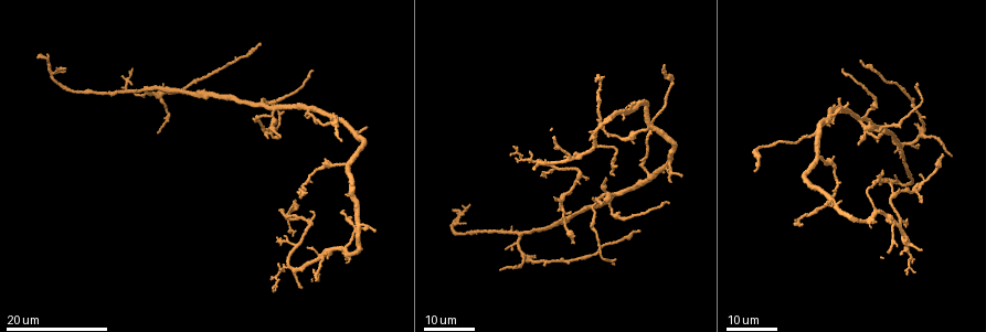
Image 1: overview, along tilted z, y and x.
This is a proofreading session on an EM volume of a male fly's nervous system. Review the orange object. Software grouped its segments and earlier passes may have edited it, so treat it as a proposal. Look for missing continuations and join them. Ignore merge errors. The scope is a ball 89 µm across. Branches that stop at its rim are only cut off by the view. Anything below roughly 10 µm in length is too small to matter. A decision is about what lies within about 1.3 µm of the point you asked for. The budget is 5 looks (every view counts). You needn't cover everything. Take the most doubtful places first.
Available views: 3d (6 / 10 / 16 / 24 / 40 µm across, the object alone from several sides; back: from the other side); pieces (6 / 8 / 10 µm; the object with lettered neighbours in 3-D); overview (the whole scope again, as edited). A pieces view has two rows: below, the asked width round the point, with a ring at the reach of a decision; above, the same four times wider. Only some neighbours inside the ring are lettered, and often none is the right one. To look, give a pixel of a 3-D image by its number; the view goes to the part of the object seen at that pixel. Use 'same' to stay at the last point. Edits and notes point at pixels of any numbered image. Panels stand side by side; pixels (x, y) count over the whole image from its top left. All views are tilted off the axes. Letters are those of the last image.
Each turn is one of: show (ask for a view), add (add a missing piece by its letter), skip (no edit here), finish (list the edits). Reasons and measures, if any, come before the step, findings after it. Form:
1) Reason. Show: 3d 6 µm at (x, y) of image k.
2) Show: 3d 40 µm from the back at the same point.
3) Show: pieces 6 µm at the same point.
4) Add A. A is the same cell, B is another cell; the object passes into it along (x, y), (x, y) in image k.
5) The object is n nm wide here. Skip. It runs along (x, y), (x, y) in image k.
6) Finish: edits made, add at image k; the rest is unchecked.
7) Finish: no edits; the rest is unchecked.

Free end. Show: 3d 16 µm at (597, 75) of image 1.

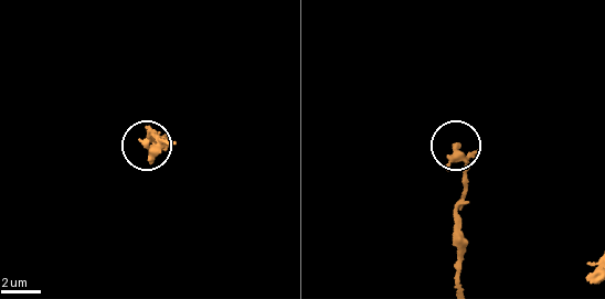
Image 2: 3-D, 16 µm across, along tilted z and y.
What lies round it. Show: pieces 8 µm at (143, 141) of image 2.

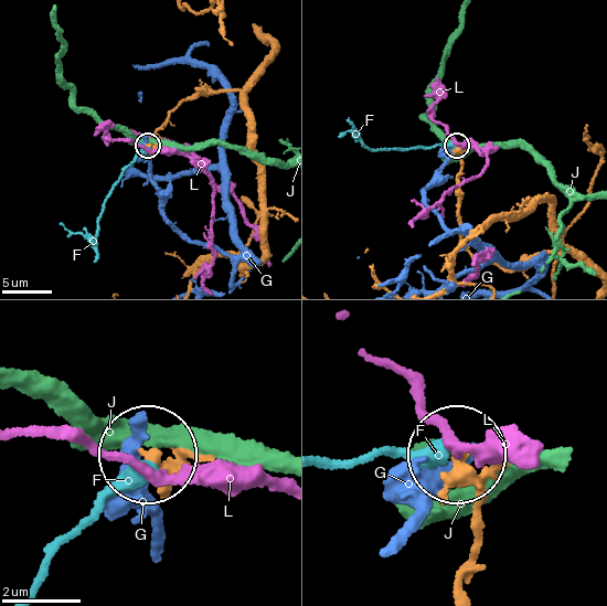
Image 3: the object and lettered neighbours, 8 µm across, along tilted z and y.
The object is 240 nm wide here. Skip. F, G, J and L are other cells; no lettered piece goes on from it.

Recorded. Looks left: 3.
Long arm stops here. Show: 3d 24 µm at (943, 156) of image 1.

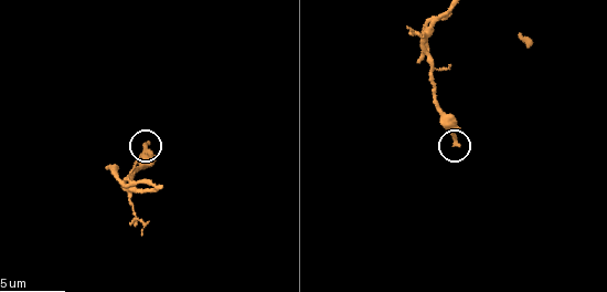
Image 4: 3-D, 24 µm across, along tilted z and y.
Show: pieces 8 µm at (144, 144) of image 4.

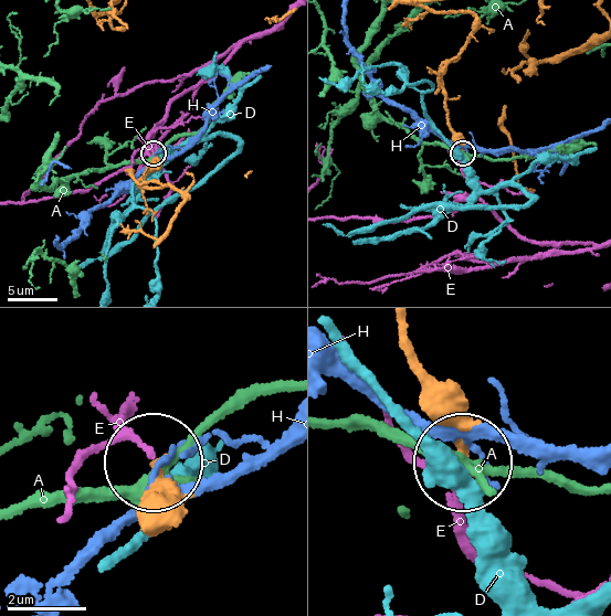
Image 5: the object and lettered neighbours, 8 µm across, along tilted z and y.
Skip. A, D, E and H are other cells; it runs along (411, 338), (462, 455) in image 5; no lettered piece goes on from it.

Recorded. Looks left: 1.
Finish: no edits; the rest is unchecked.

